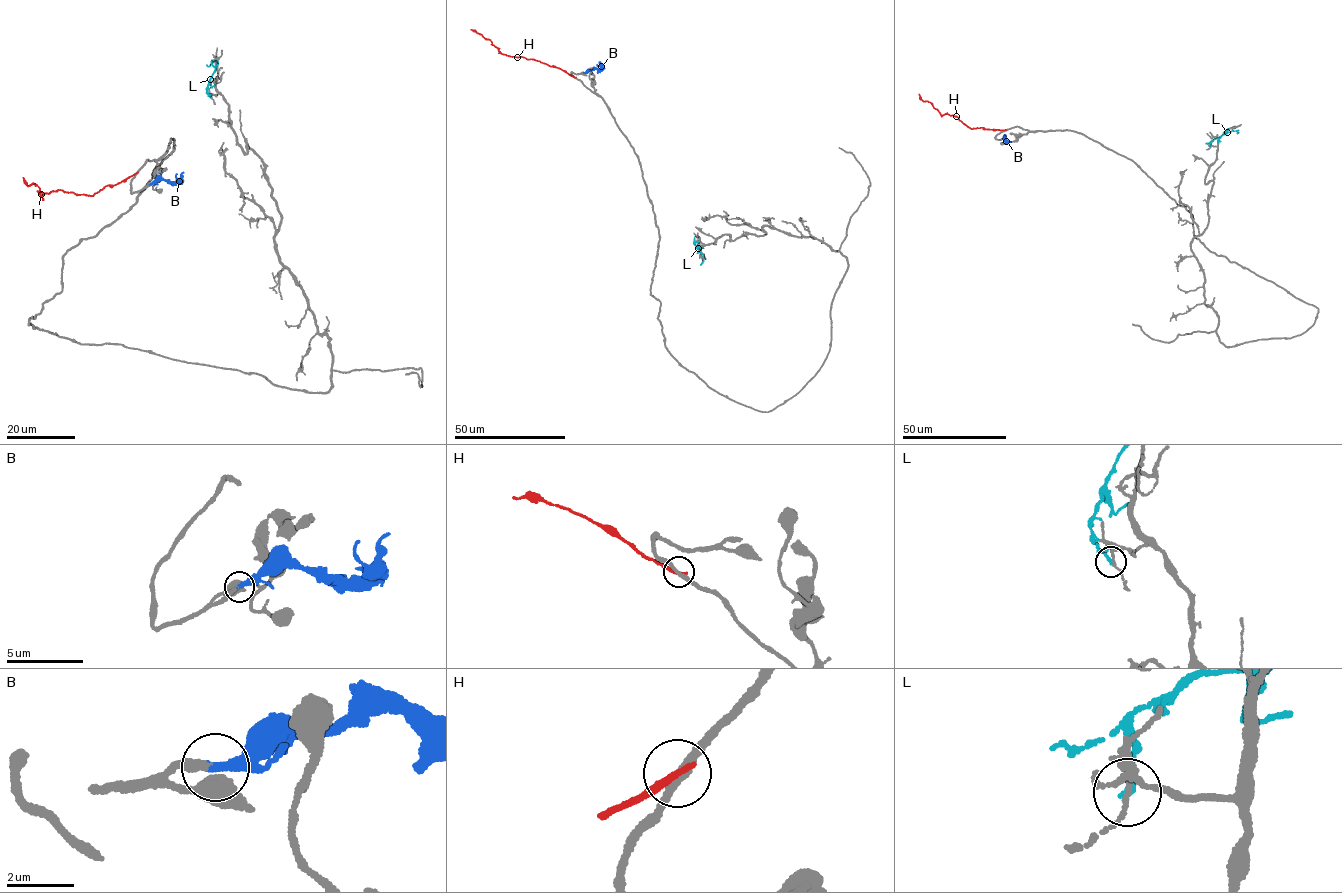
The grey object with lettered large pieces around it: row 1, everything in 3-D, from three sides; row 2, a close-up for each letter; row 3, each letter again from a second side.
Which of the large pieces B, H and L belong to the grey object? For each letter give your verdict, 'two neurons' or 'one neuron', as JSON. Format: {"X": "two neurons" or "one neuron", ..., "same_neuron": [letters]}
{"B": "one neuron", "H": "two neurons", "L": "two neurons", "same_neuron": ["B"]}

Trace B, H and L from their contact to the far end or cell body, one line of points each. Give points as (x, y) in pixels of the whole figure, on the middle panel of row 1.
B: (584, 72), (601, 69), (599, 61)
H: (575, 77), (531, 59), (501, 53), (490, 40), (471, 29)
L: (698, 241), (694, 243), (703, 255), (701, 265)

